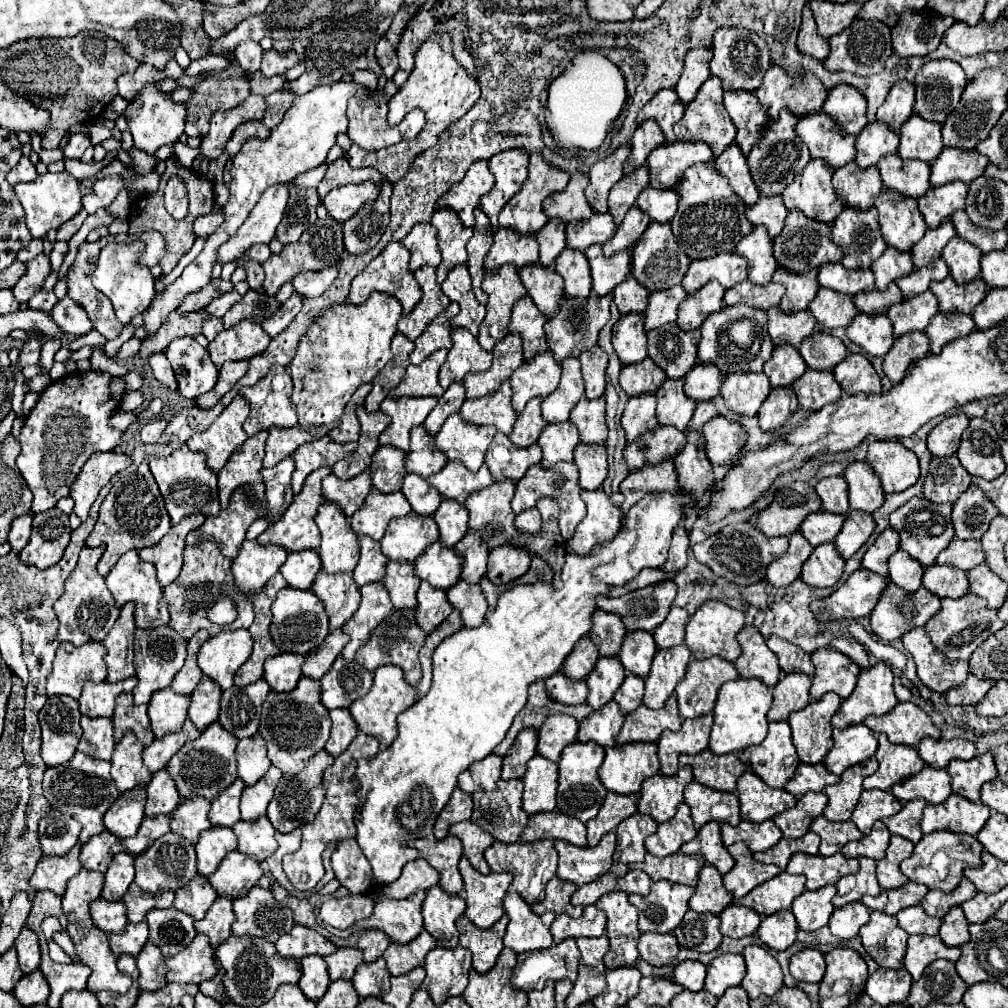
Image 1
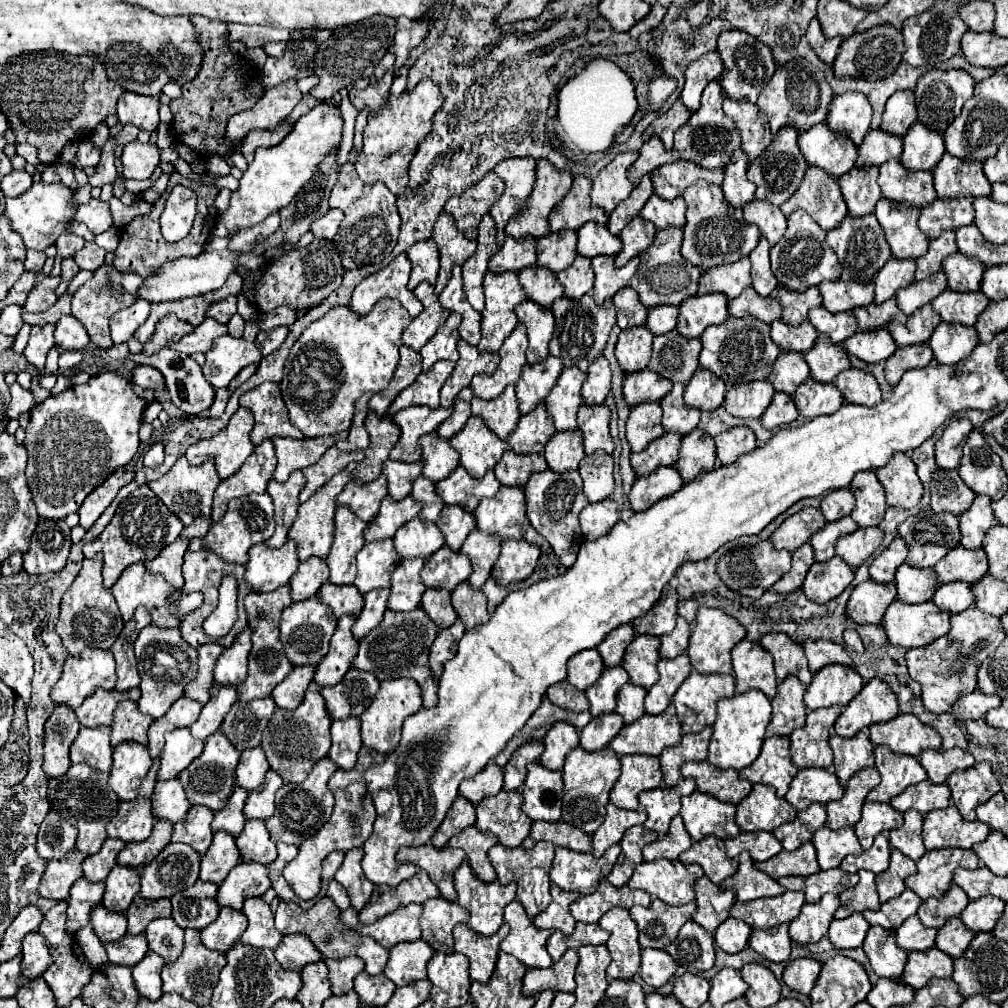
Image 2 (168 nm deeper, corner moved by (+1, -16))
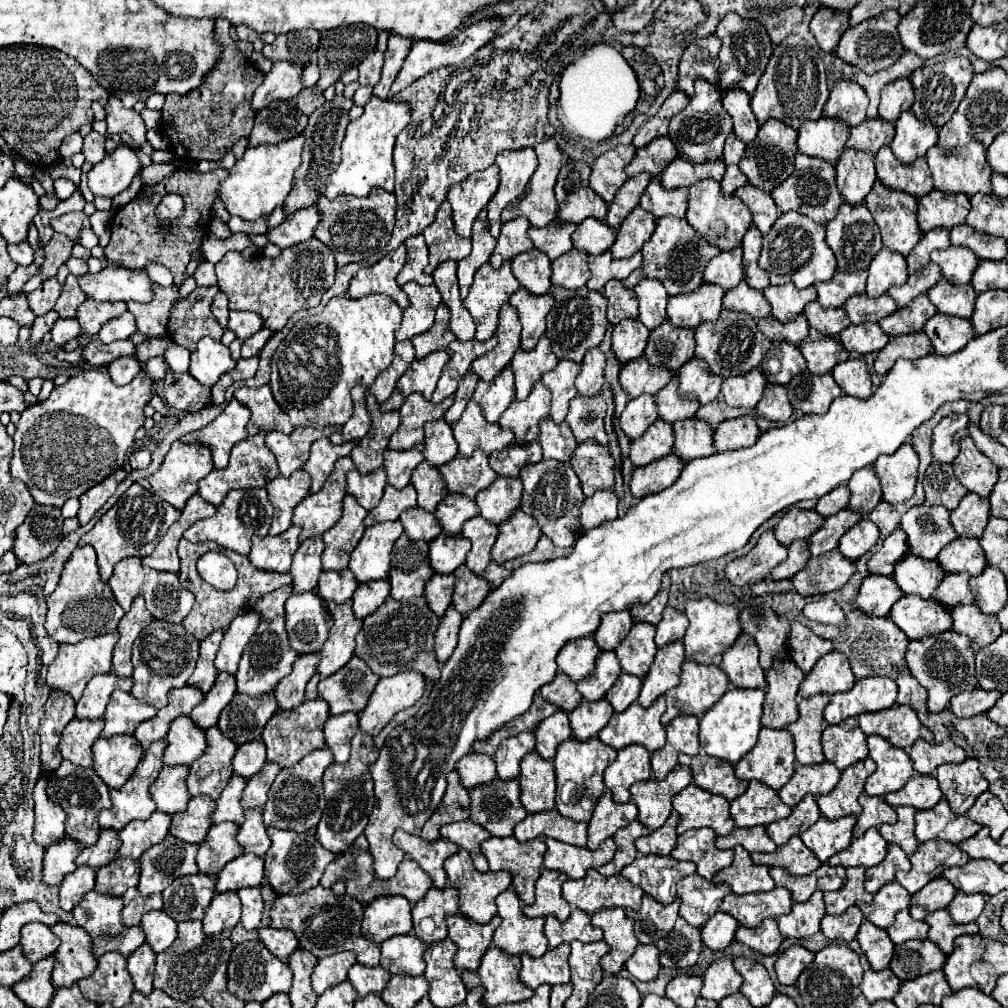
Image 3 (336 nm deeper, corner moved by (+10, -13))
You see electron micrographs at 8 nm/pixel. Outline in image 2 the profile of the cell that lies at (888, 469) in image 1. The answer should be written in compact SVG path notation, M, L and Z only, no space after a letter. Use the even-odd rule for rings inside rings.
M895 454L887 466L877 472L879 482L887 492L887 504L899 508L915 508L923 496L923 486L917 476L915 462L907 454Z

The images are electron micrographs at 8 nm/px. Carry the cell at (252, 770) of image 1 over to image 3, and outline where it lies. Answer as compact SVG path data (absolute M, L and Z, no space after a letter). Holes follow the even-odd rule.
M250 741L238 747L232 759L232 769L234 769L234 775L250 779L262 769L264 763L266 763L266 747L262 745L262 741Z

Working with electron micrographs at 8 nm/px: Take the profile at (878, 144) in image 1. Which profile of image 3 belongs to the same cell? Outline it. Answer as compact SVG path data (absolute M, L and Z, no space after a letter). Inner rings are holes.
M876 117L876 119L866 119L864 123L852 127L846 147L876 155L884 145L890 145L892 139L894 139L894 125Z

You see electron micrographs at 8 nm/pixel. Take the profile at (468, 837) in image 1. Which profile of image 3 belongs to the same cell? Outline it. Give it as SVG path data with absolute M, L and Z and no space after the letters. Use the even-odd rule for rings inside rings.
M466 819L466 821L458 821L458 823L448 823L440 829L442 839L448 839L452 843L456 843L458 847L466 849L474 861L474 867L480 873L488 871L488 861L480 851L480 843L484 839L490 837L490 833L486 829L482 829L482 825L476 825L474 821Z

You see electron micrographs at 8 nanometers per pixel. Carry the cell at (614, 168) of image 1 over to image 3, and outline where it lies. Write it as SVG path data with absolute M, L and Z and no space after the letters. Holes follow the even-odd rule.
M618 145L594 161L590 173L590 189L598 193L608 205L612 203L616 191L628 179L624 167L632 161L634 153L636 153L634 145Z

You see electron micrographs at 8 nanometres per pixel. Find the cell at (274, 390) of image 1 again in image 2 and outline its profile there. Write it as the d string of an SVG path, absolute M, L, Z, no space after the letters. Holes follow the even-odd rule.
M265 382L259 388L253 388L241 396L239 404L251 410L255 416L255 428L251 432L251 440L255 446L259 446L265 438L275 436L303 438L303 434L289 422L279 384Z

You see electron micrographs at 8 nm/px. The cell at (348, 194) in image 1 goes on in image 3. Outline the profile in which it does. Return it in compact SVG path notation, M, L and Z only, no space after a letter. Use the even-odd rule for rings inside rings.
M316 207L300 209L298 213L294 213L294 217L290 217L290 221L284 221L280 227L270 229L268 239L270 239L270 243L278 245L280 249L304 243L304 241L312 239L320 219L322 219L322 213Z

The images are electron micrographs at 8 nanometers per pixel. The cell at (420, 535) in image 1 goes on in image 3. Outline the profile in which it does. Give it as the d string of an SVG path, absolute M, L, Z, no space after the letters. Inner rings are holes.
M414 507L414 509L408 509L406 513L402 513L400 523L404 527L404 535L410 537L410 541L430 543L432 539L436 539L442 533L438 521L434 521L434 515L426 513L420 507Z

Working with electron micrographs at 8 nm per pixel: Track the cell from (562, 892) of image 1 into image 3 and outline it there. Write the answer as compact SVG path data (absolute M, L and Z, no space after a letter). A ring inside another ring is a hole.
M544 869L538 883L536 883L536 901L524 907L524 915L534 917L548 917L554 915L558 921L566 921L572 907L562 897L562 883L568 877L558 871Z

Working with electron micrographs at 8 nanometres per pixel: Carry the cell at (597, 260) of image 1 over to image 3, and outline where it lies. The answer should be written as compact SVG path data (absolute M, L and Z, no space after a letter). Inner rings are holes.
M608 251L598 257L588 255L588 265L592 271L592 277L588 279L586 287L590 291L602 291L602 287L610 279L626 279L634 269L638 269L642 265L642 255L634 253L628 259L612 259L612 255Z

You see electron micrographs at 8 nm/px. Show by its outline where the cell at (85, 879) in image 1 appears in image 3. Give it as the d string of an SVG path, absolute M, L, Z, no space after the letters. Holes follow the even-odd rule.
M86 865L66 875L60 885L60 907L64 911L72 911L78 905L78 901L82 901L84 895L94 889L94 879L96 879L96 871Z

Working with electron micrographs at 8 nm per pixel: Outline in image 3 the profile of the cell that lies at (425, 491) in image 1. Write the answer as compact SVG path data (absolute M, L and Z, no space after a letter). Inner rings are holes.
M422 461L422 465L418 465L412 473L412 485L418 491L418 507L422 507L428 513L434 513L436 505L444 497L444 481L438 469Z

